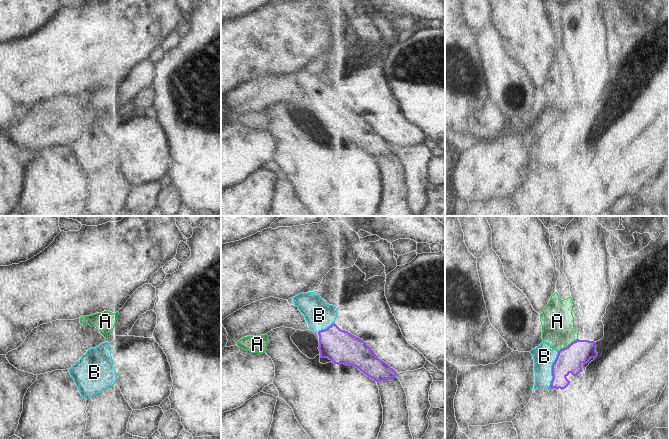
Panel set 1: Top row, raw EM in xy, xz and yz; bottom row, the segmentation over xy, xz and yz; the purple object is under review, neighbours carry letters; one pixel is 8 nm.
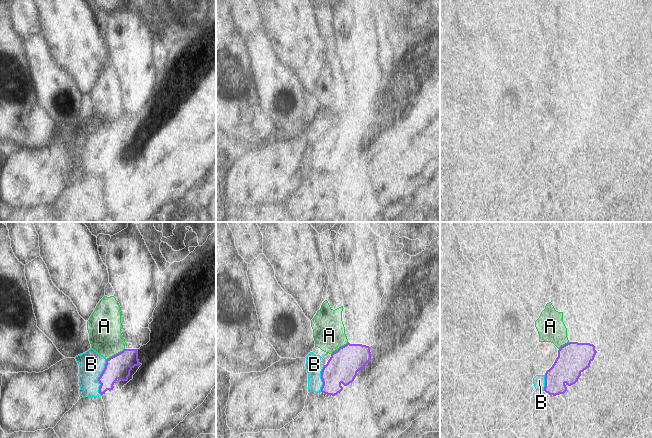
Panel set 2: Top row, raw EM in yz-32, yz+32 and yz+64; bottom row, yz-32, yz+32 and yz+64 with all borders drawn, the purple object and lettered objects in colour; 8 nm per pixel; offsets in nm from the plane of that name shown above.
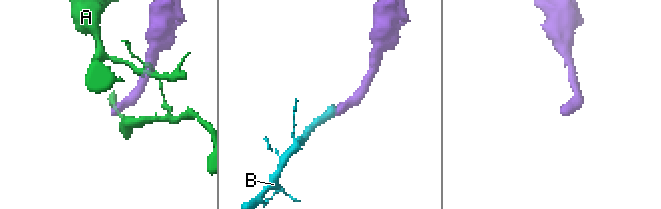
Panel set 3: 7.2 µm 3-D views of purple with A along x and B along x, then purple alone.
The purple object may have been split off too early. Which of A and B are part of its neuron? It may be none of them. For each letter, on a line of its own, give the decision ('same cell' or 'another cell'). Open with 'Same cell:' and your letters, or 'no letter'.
Same cell: B
A: another cell
B: same cell

